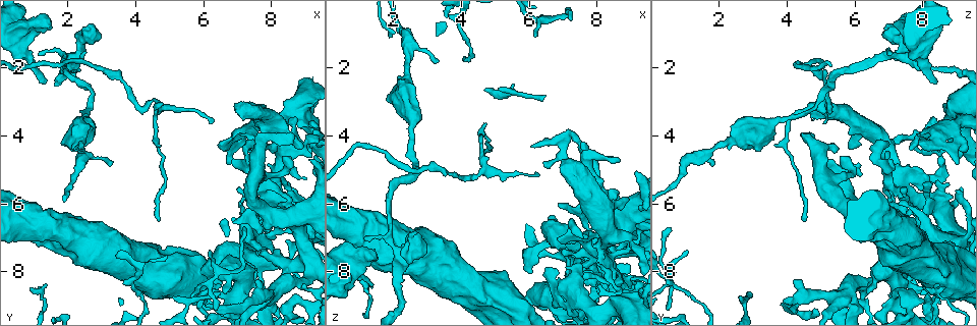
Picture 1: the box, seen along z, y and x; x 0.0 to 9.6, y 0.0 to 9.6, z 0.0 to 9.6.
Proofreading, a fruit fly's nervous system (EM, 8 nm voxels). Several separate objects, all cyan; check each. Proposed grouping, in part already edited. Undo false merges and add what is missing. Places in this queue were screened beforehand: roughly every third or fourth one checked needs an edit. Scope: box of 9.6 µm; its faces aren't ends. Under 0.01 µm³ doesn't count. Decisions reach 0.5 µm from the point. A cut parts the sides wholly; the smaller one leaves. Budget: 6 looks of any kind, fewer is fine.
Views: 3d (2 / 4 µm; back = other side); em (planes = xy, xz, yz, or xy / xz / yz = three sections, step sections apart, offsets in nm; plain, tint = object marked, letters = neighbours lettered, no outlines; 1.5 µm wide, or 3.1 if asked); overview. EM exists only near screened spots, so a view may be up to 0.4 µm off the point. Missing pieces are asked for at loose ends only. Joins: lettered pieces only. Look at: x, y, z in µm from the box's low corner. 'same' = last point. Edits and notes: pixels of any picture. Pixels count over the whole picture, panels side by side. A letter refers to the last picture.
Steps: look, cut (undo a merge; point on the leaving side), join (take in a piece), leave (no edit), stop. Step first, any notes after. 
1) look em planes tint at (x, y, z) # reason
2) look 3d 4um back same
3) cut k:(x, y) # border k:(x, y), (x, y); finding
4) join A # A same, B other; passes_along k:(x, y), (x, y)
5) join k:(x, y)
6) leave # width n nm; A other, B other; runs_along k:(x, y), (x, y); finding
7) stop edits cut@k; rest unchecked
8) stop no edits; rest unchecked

look 3d 4um at (6.85, 6.50, 6.05) # branch stops here

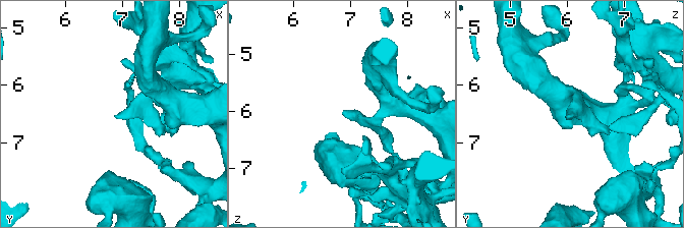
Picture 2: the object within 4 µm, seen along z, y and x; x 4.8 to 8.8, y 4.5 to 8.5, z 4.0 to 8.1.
look em yz step 8 tint at (6.90, 6.50, 6.00) # shape alone is not enough

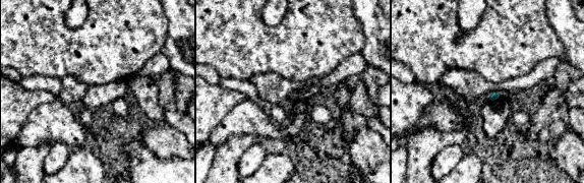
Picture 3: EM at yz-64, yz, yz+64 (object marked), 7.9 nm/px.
look em planes letters same

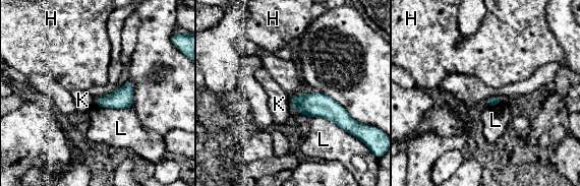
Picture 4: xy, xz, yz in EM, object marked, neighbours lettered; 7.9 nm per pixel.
leave # H other, K other, L other; runs_along 4:(292, 100), (328, 108), (347, 127); no lettered piece goes on from it

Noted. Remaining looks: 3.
look 3d 2um at (6.50, 8.00, 0.65) # arms part here

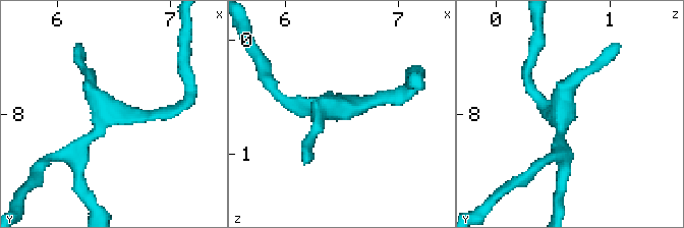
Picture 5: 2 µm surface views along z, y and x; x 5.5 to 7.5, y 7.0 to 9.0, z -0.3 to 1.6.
look em xz step 8 tint at (6.46, 7.98, 0.60) # need the tissue

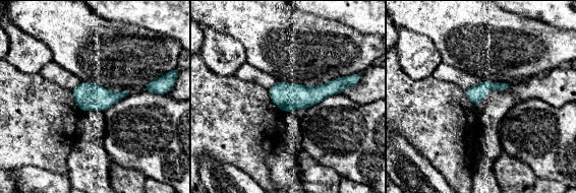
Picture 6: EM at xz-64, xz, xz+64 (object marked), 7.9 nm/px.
look em planes letters same # cut it another way

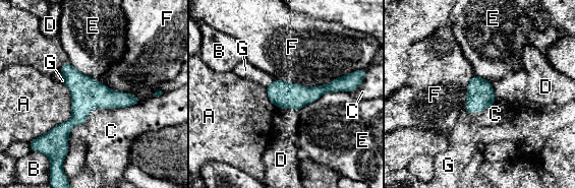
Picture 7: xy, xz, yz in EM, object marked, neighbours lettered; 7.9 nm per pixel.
leave # A other, B other, C other, D other, E other, F other, G other; all the same cell

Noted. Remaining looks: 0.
stop no edits; rest unchecked

